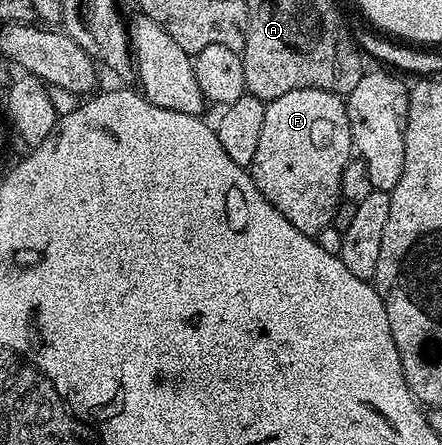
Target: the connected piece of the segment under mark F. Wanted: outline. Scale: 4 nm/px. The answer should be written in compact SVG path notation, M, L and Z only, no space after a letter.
M291 90L291 94L283 94L283 98L275 98L265 105L263 114L263 131L259 133L259 147L255 150L255 158L247 169L255 186L259 186L259 194L295 226L295 230L303 230L303 234L316 237L319 230L330 227L335 210L343 199L341 179L345 176L345 167L349 164L349 155L354 155L353 135L347 118L345 100L327 90Z

